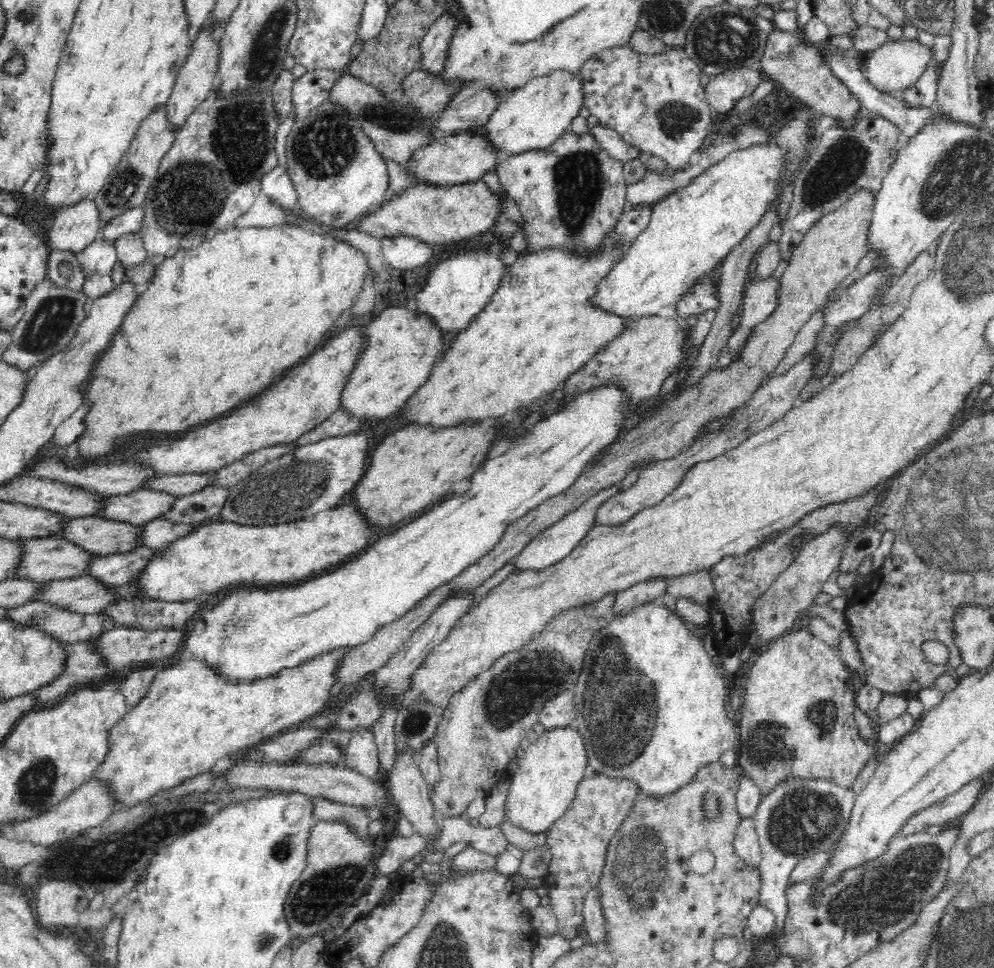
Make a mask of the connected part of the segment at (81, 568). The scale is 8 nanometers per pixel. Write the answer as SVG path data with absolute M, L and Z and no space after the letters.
M65 536L26 541L26 557L21 568L21 578L36 582L66 580L88 573L94 559L101 557L66 539Z

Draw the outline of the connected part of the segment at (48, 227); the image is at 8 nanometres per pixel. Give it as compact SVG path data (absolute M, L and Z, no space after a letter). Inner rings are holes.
M83 200L43 220L42 236L52 251L79 253L100 236L94 201Z

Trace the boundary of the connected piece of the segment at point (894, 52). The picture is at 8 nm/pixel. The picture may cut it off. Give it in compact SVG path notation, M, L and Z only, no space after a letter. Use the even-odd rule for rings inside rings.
M902 37L897 41L886 40L876 49L867 51L867 58L861 64L864 77L876 88L882 91L903 91L912 84L916 84L920 76L928 69L930 62L930 48L918 41L918 38Z

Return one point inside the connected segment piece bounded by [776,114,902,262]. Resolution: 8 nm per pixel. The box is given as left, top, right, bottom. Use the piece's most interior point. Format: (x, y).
(845, 162)

